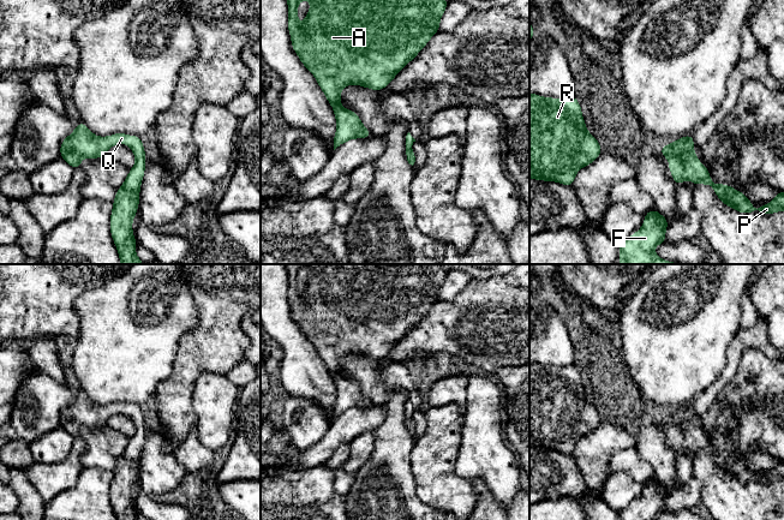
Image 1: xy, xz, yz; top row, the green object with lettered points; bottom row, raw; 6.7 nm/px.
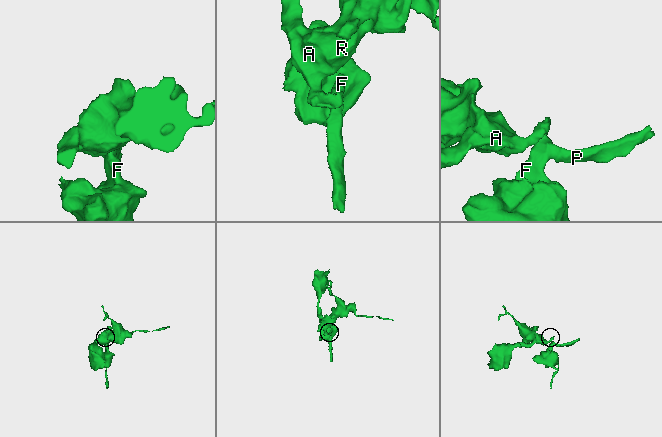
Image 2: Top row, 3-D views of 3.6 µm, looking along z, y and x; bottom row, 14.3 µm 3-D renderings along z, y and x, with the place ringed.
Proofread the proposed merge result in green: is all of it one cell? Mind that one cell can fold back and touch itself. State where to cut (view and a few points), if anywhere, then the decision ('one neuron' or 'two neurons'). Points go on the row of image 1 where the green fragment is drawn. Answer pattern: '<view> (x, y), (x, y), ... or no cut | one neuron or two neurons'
no cut | one neuron

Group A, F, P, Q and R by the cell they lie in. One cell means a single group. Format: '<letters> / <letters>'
A F P Q R

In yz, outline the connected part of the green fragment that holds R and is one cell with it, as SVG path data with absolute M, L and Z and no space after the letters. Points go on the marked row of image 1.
M529 92L529 179L573 186L576 172L594 162L603 153L591 135L576 97L544 97Z

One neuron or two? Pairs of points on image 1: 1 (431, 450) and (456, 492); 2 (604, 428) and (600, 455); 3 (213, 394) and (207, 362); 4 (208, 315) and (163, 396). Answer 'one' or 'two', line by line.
1: one
2: one
3: two
4: one

